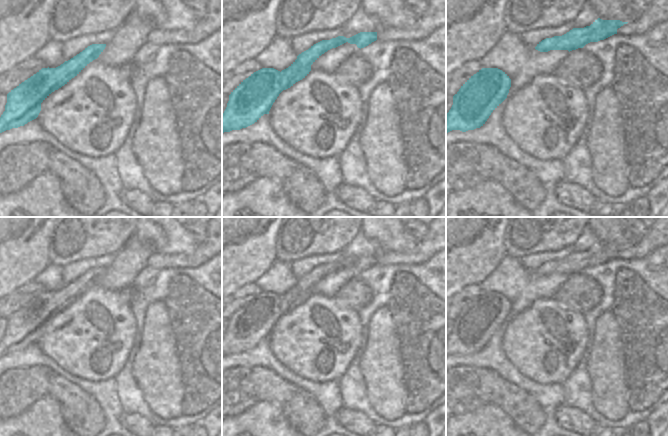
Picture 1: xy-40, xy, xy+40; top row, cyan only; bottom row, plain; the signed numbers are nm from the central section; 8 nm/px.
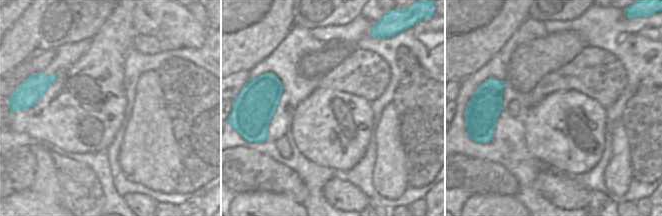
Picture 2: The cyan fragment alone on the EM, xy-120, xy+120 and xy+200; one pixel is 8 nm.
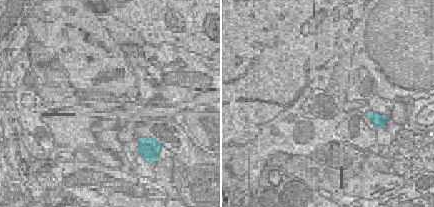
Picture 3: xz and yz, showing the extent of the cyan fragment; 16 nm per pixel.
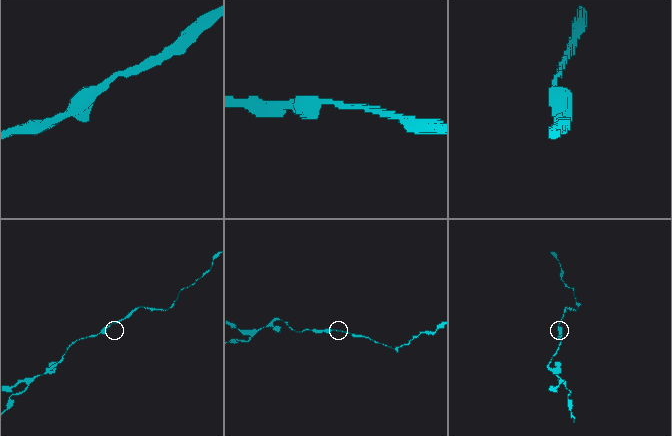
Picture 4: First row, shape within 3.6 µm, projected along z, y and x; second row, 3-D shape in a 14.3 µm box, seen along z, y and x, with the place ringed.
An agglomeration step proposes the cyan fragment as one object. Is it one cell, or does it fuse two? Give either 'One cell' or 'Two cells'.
One cell

